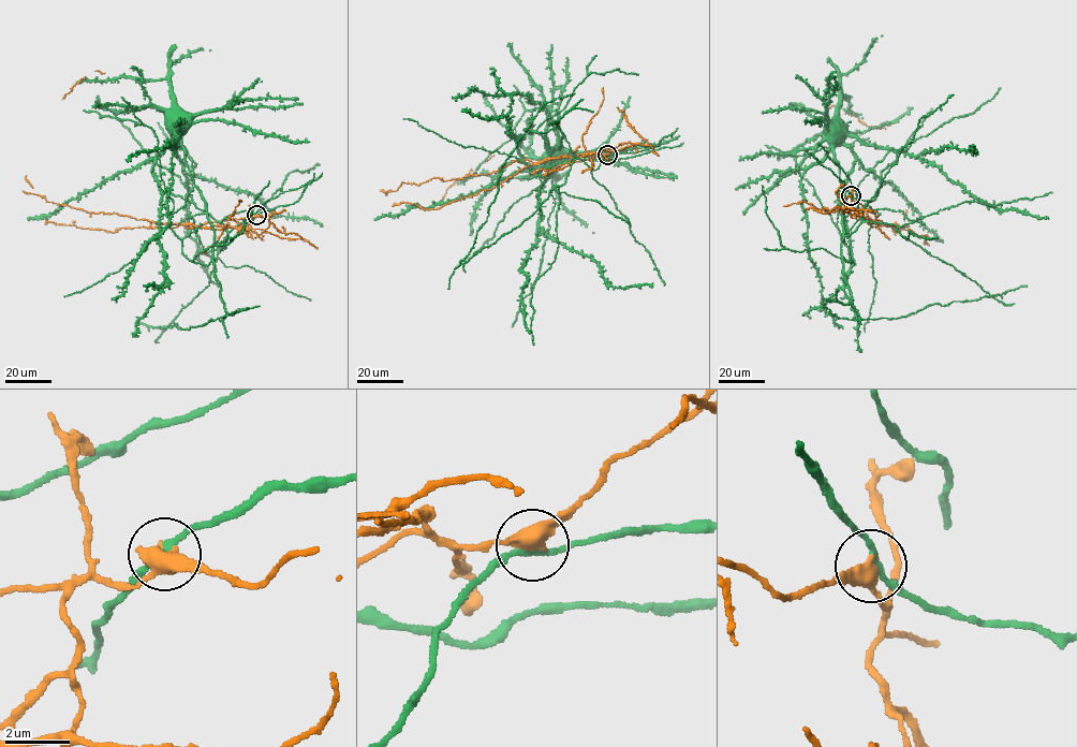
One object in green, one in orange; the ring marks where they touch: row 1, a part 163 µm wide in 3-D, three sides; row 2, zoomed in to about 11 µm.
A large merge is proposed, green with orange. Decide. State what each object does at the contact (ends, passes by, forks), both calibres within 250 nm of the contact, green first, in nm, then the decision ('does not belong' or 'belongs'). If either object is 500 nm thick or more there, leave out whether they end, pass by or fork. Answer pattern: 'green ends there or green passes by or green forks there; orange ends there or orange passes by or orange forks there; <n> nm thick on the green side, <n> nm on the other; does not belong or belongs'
green passes by; orange passes by; 190 nm thick on the green side, 480 nm on the other; does not belong

